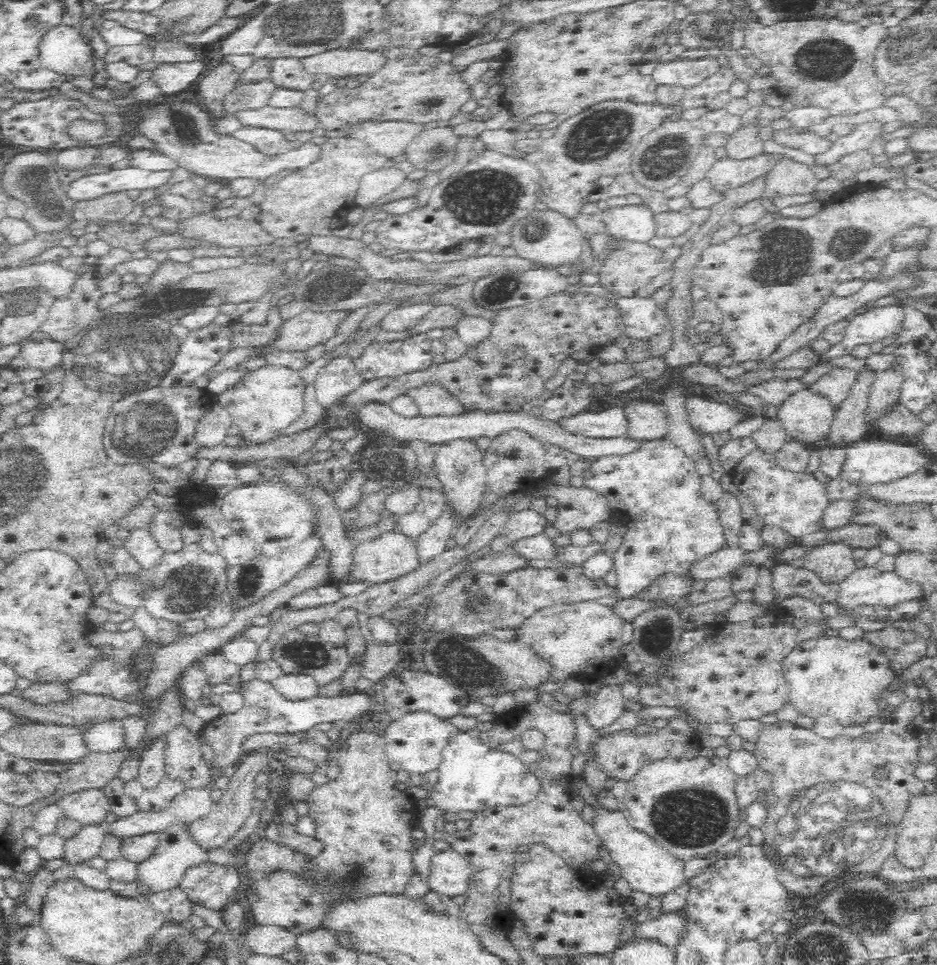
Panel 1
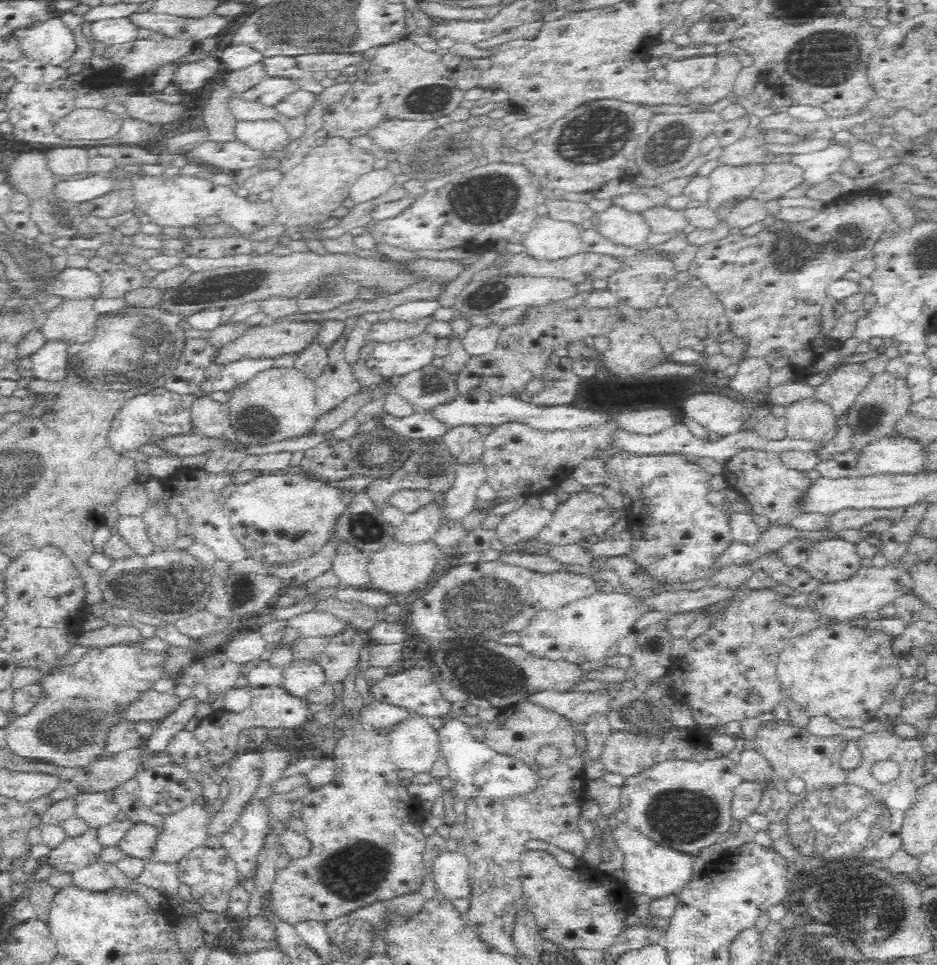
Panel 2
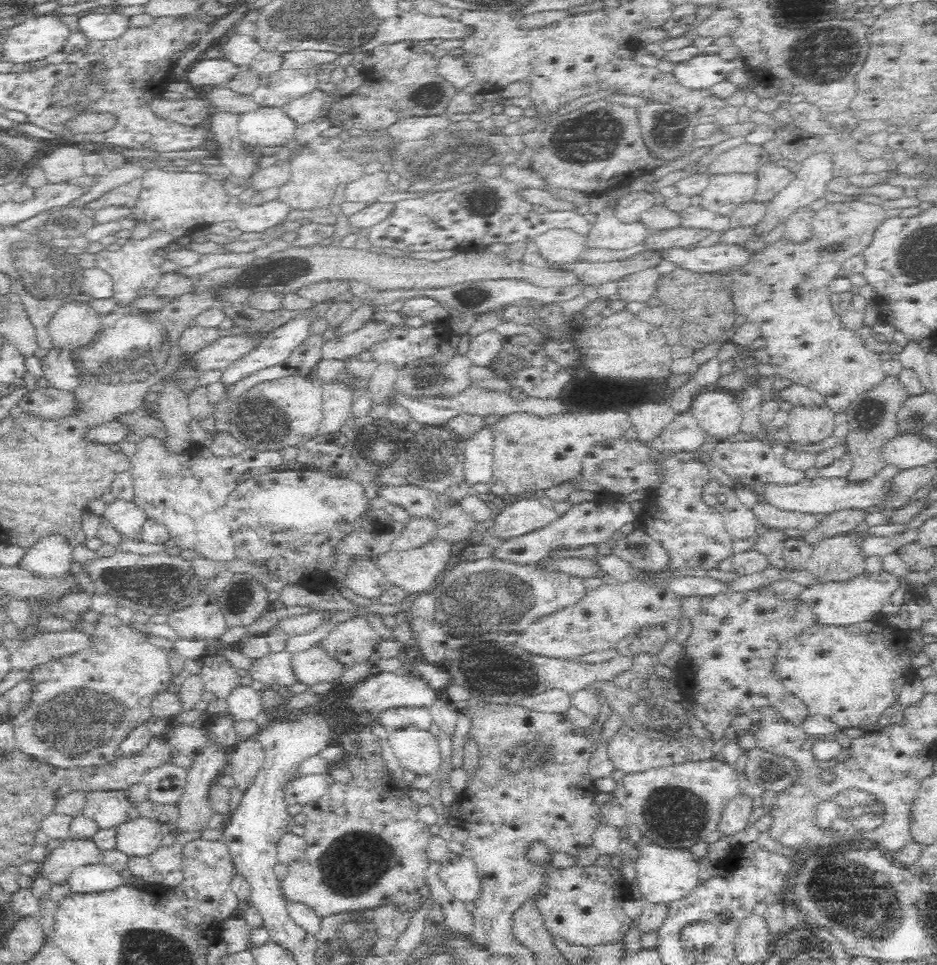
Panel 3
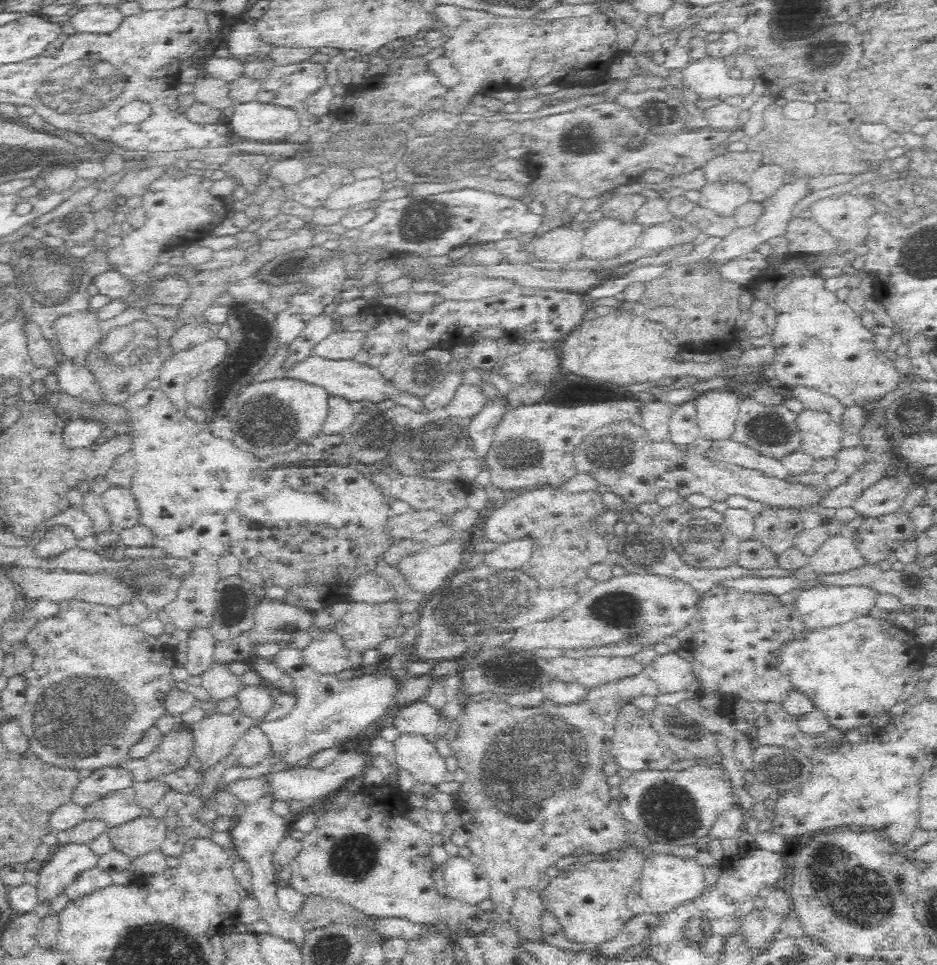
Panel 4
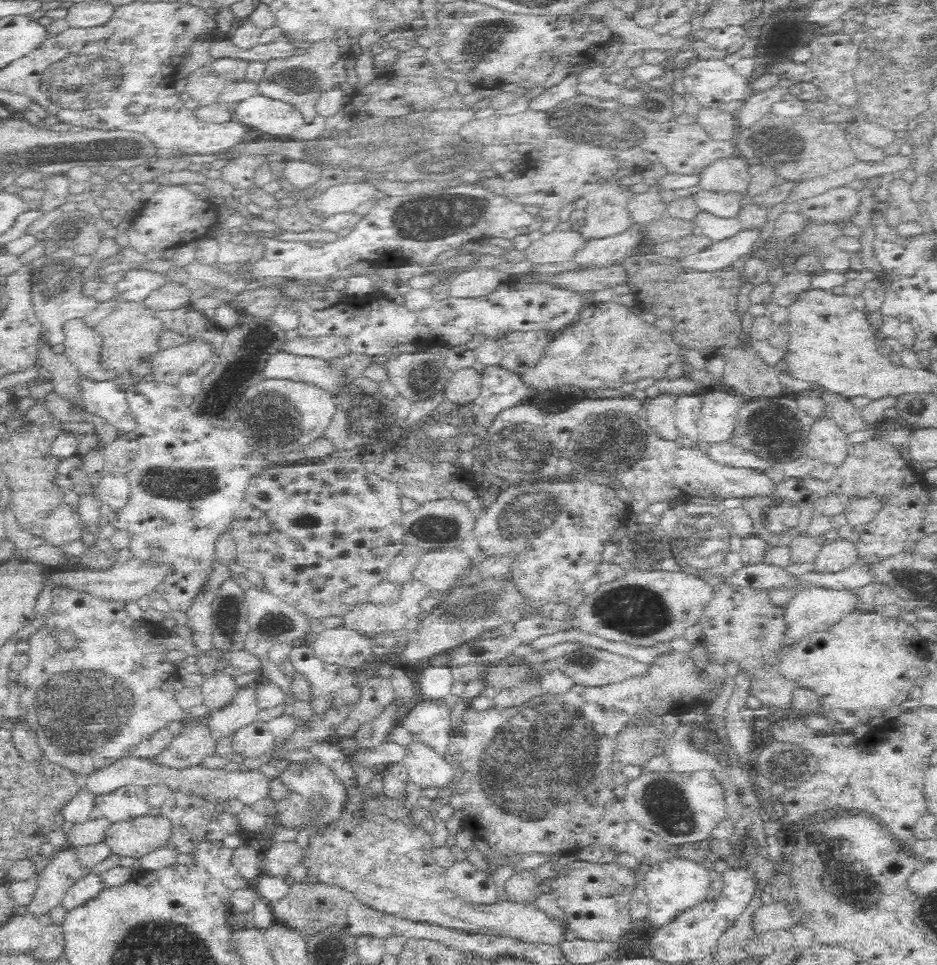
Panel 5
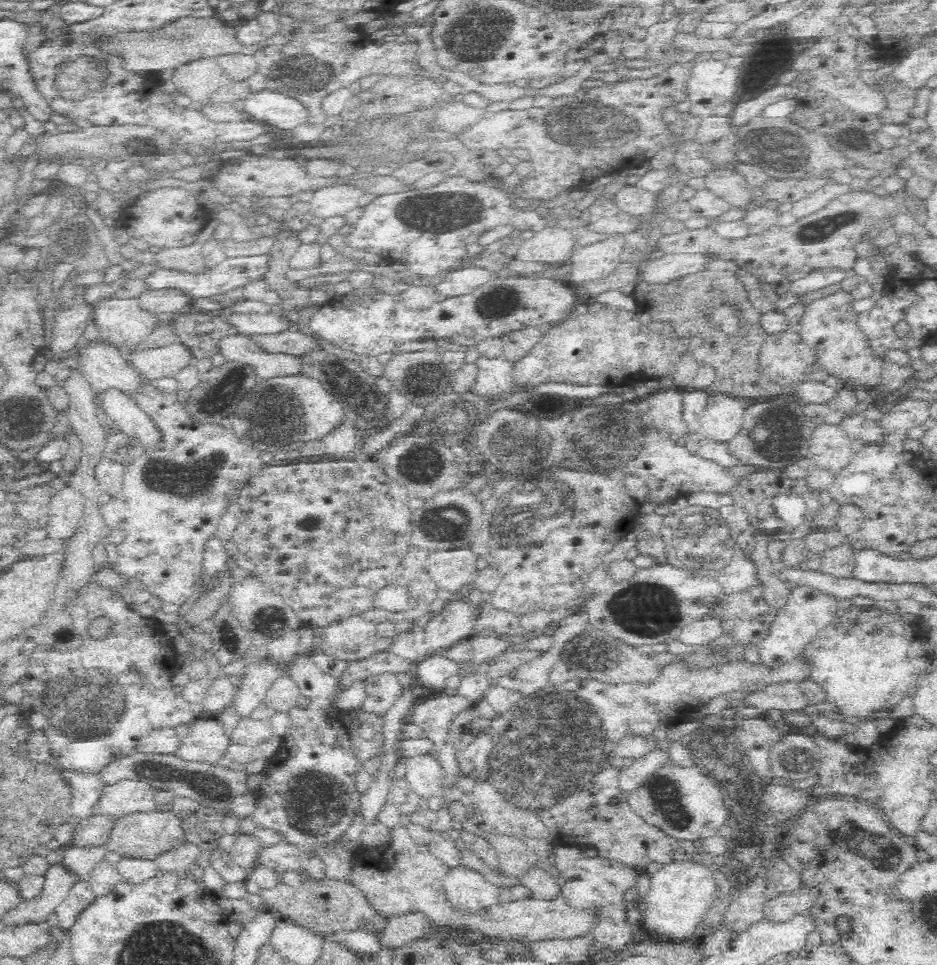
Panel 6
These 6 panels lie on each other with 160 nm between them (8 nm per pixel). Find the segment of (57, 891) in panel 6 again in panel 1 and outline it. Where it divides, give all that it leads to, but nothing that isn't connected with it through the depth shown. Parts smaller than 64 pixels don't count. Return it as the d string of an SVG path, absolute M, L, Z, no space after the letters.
M102 825L83 826L73 837L64 839L61 856L64 864L77 865L92 860L99 855L104 839Z

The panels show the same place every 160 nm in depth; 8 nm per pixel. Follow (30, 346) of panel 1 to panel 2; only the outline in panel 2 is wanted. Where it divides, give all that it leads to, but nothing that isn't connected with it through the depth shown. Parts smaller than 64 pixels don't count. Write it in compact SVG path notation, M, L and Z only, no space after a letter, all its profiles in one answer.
M50 341L38 352L29 354L33 362L35 378L46 382L64 382L68 376L68 365L73 358L67 353L69 345L62 341Z

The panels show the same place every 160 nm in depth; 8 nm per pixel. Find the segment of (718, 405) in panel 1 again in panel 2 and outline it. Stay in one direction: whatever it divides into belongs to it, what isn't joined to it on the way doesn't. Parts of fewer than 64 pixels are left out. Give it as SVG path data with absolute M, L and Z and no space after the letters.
M696 393L683 402L685 416L701 424L711 435L720 437L742 429L743 402L713 393Z

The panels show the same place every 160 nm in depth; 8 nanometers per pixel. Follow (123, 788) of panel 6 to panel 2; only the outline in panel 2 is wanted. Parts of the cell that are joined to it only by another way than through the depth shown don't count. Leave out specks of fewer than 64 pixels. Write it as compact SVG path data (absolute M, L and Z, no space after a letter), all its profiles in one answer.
M112 791L83 793L75 798L75 814L83 818L92 829L110 824L116 820L120 805L115 801Z

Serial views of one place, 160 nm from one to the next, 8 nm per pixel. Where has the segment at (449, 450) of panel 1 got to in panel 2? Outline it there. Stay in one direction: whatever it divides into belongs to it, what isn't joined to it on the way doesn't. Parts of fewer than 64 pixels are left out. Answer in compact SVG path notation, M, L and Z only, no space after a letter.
M474 424L452 426L448 432L444 432L444 444L450 448L450 452L460 460L460 463L483 456L483 438Z

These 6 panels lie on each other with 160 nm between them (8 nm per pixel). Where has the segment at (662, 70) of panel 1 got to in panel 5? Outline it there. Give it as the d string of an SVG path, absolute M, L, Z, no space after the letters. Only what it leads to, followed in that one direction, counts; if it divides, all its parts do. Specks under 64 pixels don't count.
M703 58L684 70L679 88L690 92L702 108L712 108L712 102L742 100L751 89L746 88L746 80L736 76L724 60Z

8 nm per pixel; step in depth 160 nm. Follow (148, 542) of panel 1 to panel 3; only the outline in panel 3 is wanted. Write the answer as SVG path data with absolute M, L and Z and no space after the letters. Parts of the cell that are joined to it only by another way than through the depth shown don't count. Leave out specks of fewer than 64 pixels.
M117 498L104 504L103 515L119 532L131 539L138 539L140 528L147 520L145 512L132 500Z

